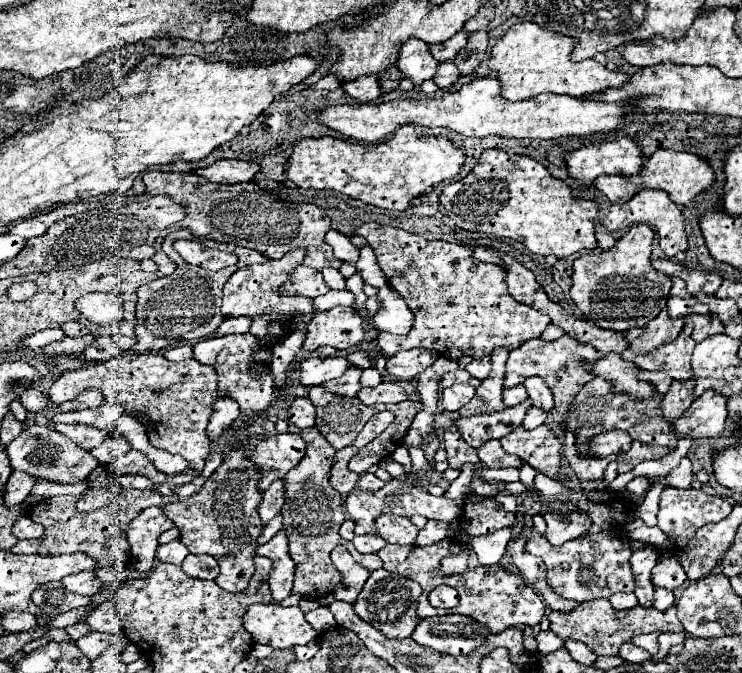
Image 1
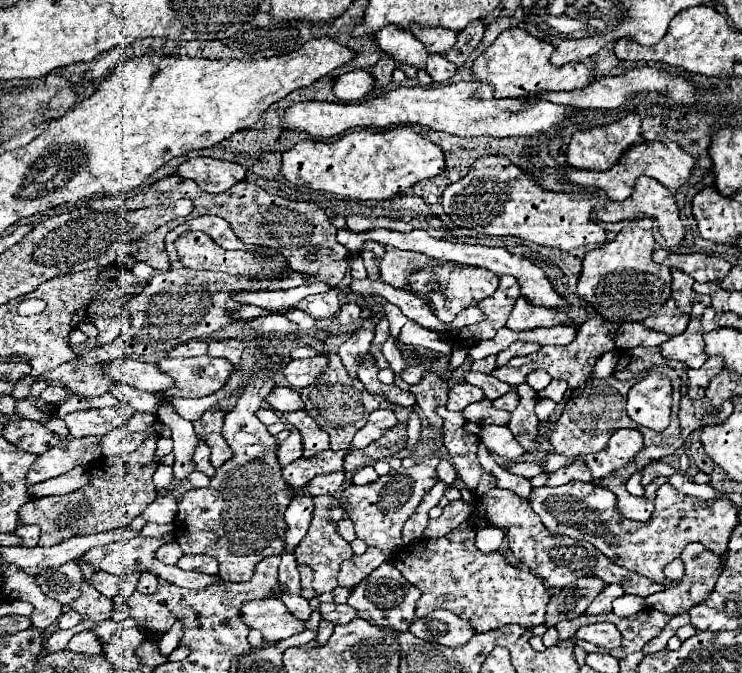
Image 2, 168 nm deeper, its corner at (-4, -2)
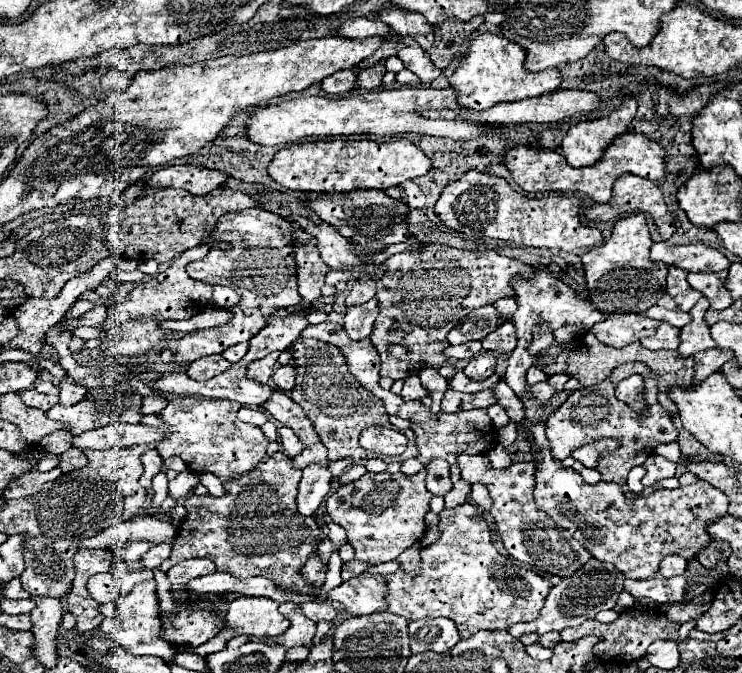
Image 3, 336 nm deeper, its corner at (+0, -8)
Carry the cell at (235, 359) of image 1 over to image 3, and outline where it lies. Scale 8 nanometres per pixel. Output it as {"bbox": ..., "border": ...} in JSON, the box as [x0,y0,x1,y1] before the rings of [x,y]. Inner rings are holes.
{"bbox":[222,343,248,363],"border":[[[238,343],[238,345],[232,345],[226,351],[222,351],[222,357],[228,359],[230,363],[238,363],[246,355],[246,351],[248,351],[248,343]]]}

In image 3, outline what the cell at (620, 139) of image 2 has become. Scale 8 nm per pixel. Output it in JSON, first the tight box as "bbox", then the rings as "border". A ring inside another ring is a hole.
{"bbox":[562,97,636,167],"border":[[[632,97],[624,99],[620,107],[622,109],[616,109],[608,117],[584,121],[568,129],[562,141],[562,155],[570,167],[590,167],[598,163],[610,143],[618,135],[628,133],[630,121],[636,115],[636,101]]]}

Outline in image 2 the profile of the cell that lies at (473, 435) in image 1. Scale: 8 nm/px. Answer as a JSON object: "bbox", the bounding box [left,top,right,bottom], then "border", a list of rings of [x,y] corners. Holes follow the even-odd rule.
{"bbox":[538,379,568,403],"border":[[[552,379],[552,383],[550,383],[544,391],[540,391],[540,393],[538,393],[538,399],[542,399],[542,397],[550,397],[552,401],[556,401],[556,403],[558,403],[558,401],[564,397],[566,389],[568,389],[566,381],[556,381],[556,379]]]}

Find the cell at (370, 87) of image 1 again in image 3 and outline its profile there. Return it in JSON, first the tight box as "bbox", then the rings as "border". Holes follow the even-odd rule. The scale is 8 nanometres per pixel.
{"bbox":[322,71,356,95],"border":[[[336,71],[328,79],[322,81],[322,89],[328,95],[346,95],[356,89],[356,73],[354,71]]]}

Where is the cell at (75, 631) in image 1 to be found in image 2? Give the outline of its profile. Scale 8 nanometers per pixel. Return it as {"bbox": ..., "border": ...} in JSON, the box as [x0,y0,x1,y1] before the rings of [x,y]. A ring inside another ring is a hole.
{"bbox":[58,609,80,629],"border":[[[68,609],[68,611],[64,611],[62,615],[60,615],[60,619],[58,619],[58,627],[60,629],[72,629],[74,625],[78,625],[80,623],[80,613],[76,613],[74,609]]]}

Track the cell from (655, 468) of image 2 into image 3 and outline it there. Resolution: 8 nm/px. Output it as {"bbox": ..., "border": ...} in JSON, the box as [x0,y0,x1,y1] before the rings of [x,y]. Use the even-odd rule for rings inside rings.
{"bbox":[642,455,676,487],"border":[[[650,455],[646,461],[644,461],[644,467],[646,467],[646,475],[642,479],[642,485],[648,487],[648,485],[654,485],[662,479],[668,479],[668,477],[674,477],[676,473],[676,463],[670,463],[668,459],[660,457],[660,455]]]}

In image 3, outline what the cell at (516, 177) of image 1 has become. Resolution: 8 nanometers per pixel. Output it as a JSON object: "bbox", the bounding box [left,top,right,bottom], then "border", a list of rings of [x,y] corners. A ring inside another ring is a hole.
{"bbox":[434,171,604,251],"border":[[[468,171],[462,179],[444,187],[434,211],[444,225],[468,239],[502,239],[520,247],[548,247],[558,251],[574,251],[582,247],[596,247],[604,237],[594,227],[584,227],[580,221],[582,199],[576,195],[550,195],[542,199],[528,199],[516,193],[512,185],[498,175]]]}

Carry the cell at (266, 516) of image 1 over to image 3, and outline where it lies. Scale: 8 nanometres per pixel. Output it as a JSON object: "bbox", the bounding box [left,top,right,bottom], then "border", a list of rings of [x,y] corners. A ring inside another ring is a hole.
{"bbox":[292,443,330,469],"border":[[[318,443],[318,445],[306,447],[298,457],[294,457],[292,463],[294,463],[294,467],[304,469],[304,467],[308,467],[310,463],[322,463],[322,467],[326,467],[330,461],[328,461],[328,457],[326,457],[326,447],[324,447],[322,443]]]}

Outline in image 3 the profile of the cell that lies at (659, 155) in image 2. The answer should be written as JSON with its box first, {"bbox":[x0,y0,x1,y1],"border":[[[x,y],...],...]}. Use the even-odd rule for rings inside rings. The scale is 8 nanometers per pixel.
{"bbox":[504,133,668,203],"border":[[[624,133],[616,137],[610,149],[604,153],[604,157],[596,165],[584,167],[584,169],[570,167],[566,159],[556,151],[532,149],[528,145],[518,145],[510,149],[504,157],[504,163],[510,169],[512,179],[528,193],[538,193],[538,191],[540,193],[586,193],[596,203],[606,203],[612,197],[614,181],[624,173],[632,173],[650,181],[666,179],[668,175],[666,161],[668,161],[666,149],[642,133]]]}

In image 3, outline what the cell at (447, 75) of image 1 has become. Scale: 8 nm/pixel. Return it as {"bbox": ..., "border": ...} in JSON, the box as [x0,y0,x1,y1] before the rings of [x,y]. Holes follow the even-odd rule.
{"bbox":[398,41,442,83],"border":[[[412,41],[406,43],[406,47],[398,51],[398,57],[406,65],[406,69],[410,69],[420,77],[422,83],[430,83],[442,75],[442,71],[434,67],[434,63],[430,63],[430,57],[418,47],[418,43],[412,43]]]}

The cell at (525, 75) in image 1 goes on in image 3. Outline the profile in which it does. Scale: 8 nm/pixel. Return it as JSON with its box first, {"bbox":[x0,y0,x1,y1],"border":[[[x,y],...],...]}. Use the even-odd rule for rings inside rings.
{"bbox":[450,35,562,111],"border":[[[480,35],[472,41],[468,55],[460,63],[460,67],[450,77],[450,85],[460,93],[460,105],[470,107],[474,111],[490,109],[494,103],[510,103],[526,97],[538,97],[554,93],[562,83],[562,73],[558,69],[544,69],[538,73],[524,69],[526,51],[518,47],[518,43],[510,43],[510,39],[500,35]]]}

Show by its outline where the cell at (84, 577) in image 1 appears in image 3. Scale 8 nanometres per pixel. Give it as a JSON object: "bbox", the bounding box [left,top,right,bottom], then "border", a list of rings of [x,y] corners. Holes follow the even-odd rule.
{"bbox":[88,573,120,603],"border":[[[98,573],[88,579],[88,591],[98,603],[108,603],[118,597],[120,583],[114,579],[112,573]]]}

